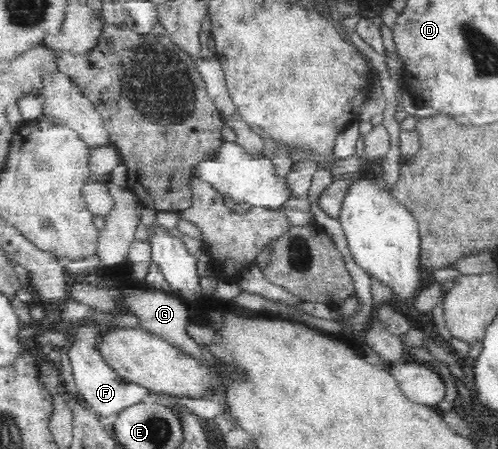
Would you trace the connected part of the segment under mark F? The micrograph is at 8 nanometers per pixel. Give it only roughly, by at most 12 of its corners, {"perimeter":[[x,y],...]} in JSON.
{"perimeter":[[75,328],[69,358],[82,404],[99,418],[143,402],[95,347],[103,333]]}

